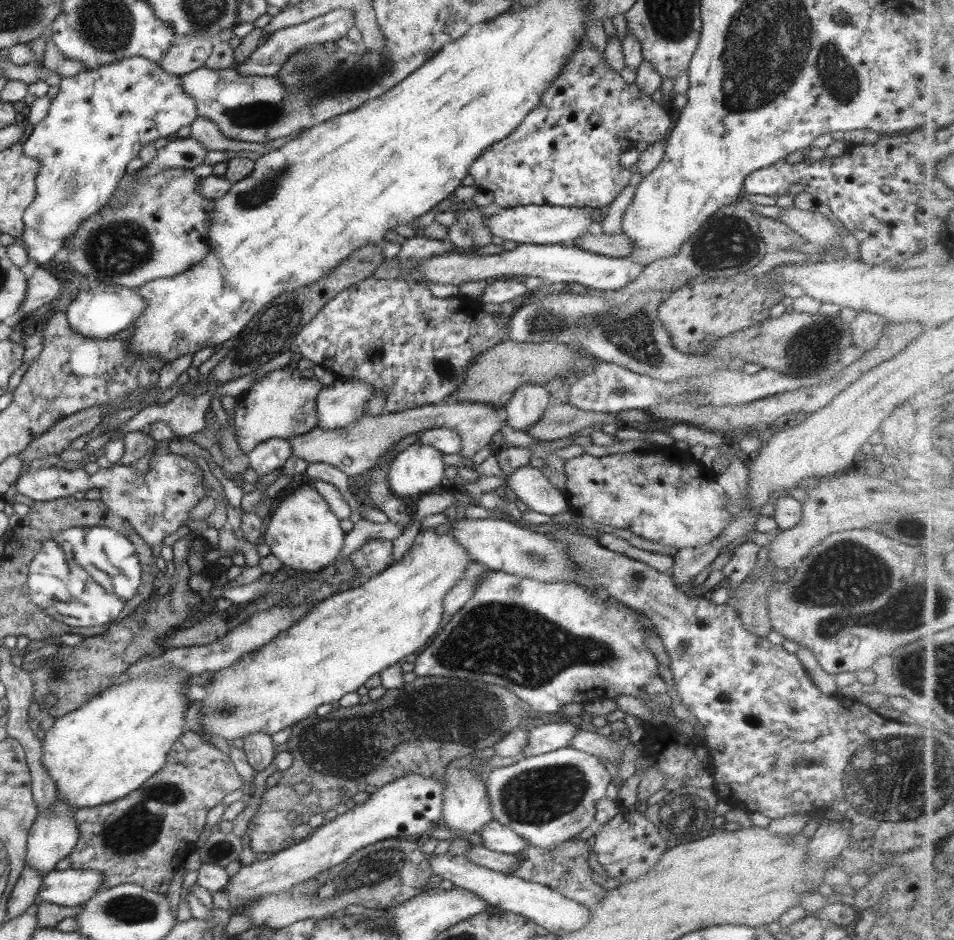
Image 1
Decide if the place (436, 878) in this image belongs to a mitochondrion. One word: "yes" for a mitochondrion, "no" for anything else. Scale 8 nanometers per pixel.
no

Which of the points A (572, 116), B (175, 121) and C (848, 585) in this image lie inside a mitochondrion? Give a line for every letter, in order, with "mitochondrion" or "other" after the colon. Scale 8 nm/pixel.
A: other
B: other
C: mitochondrion

